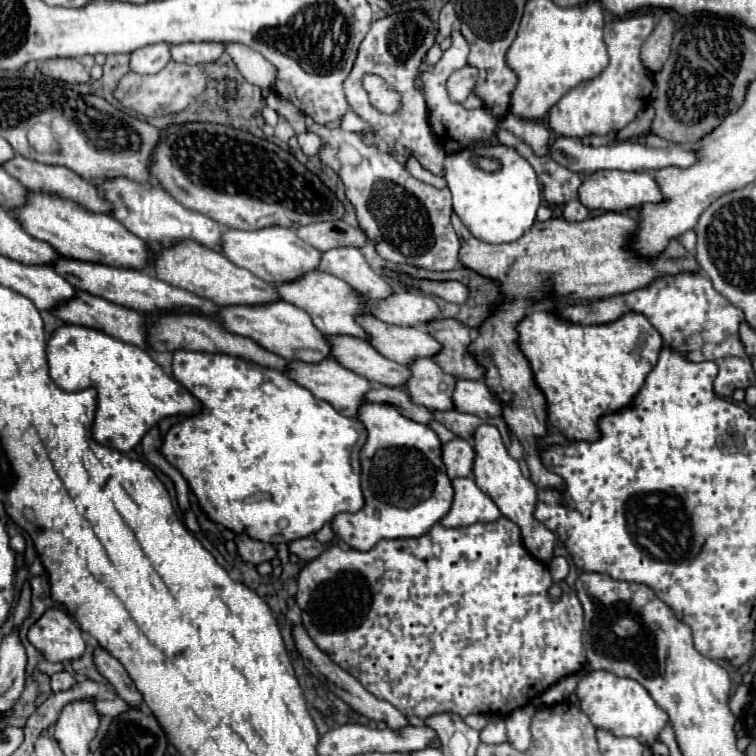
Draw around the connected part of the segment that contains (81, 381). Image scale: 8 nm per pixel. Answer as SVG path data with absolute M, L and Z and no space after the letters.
M73 324L59 326L47 342L47 360L49 374L59 388L67 392L85 388L97 390L93 438L121 452L131 450L161 418L193 414L193 408L199 408L199 402L179 386L177 380L169 380L147 350L121 342L95 328Z

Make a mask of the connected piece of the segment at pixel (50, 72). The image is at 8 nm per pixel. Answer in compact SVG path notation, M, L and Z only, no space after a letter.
M51 58L41 64L41 72L49 78L63 80L69 84L89 82L89 70L75 58Z

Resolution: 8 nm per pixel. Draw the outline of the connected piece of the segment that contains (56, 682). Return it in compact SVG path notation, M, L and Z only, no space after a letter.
M65 670L51 676L51 688L53 688L53 692L69 690L73 684L75 684L75 678L73 678L69 672L65 672Z

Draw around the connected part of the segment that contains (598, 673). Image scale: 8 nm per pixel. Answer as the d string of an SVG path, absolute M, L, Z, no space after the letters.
M595 670L581 678L577 686L577 696L581 702L581 710L589 716L593 726L607 728L617 736L633 736L645 746L651 746L657 740L661 728L669 720L667 712L655 704L651 694L637 680L615 676L607 670Z

